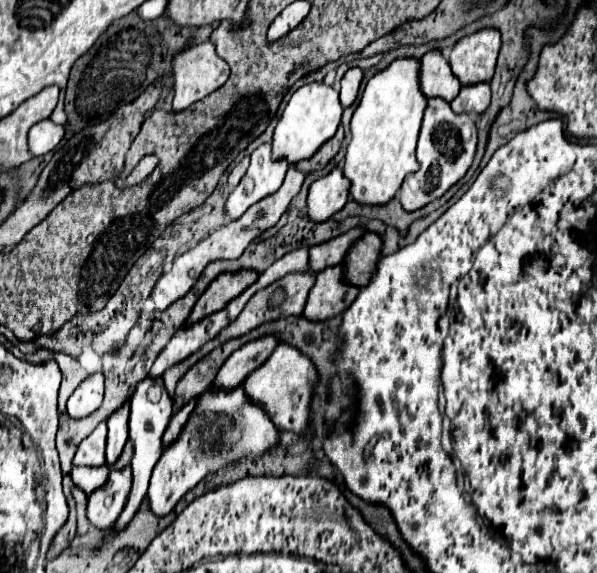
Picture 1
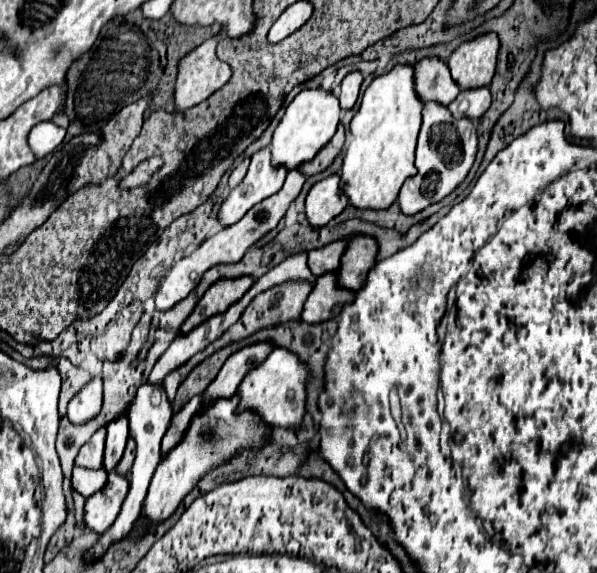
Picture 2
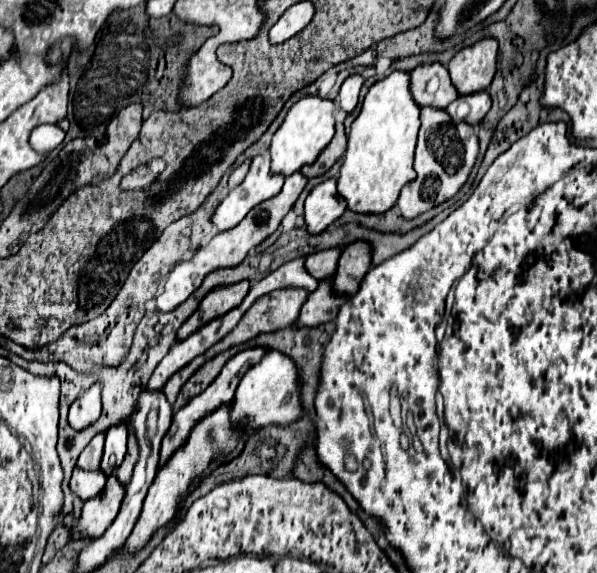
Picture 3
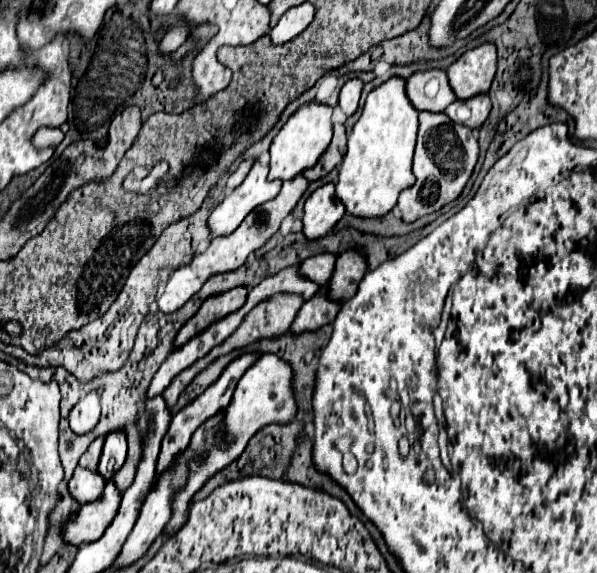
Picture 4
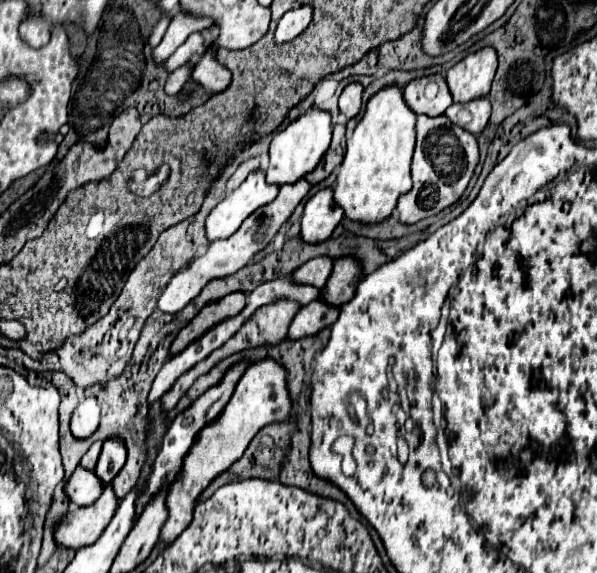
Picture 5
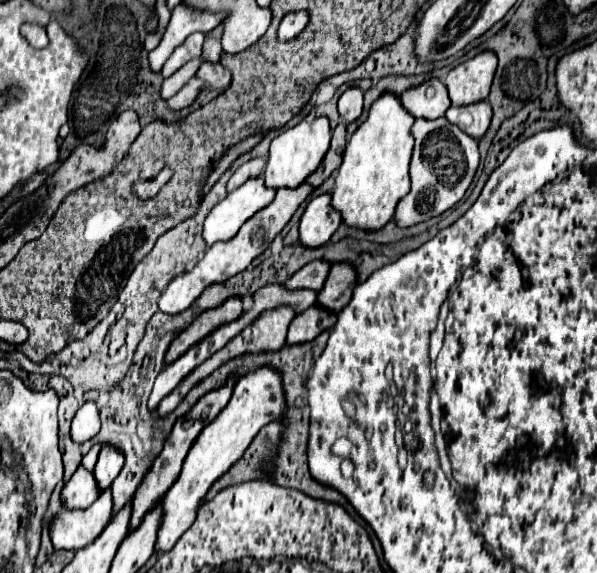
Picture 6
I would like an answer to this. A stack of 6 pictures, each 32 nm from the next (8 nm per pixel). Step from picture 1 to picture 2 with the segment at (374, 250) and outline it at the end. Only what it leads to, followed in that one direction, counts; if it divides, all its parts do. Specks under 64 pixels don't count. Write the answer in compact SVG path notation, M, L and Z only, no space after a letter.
M358 236L342 254L340 268L338 268L338 284L340 288L348 288L352 292L360 290L364 286L364 280L374 266L374 256L378 252L376 240L370 236Z

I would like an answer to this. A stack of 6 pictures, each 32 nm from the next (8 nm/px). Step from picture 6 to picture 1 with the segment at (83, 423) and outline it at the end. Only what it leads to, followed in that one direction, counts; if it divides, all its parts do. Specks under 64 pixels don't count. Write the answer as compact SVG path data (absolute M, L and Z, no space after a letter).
M92 374L88 376L76 392L68 400L68 416L74 420L80 420L84 416L90 416L100 408L100 400L104 396L104 376Z

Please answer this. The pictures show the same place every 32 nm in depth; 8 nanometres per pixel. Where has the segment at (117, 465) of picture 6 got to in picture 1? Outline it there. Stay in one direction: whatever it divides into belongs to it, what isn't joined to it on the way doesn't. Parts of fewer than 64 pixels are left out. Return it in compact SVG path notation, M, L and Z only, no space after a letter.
M128 404L116 410L108 418L108 440L106 440L106 466L112 466L128 440Z

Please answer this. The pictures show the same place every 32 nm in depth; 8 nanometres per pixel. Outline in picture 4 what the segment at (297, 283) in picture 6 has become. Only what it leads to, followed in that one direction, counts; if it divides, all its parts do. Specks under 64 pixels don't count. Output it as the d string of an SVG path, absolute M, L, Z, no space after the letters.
M318 254L318 256L312 256L308 260L302 262L300 266L300 276L316 282L318 286L326 286L332 272L334 272L334 262L336 262L336 256L334 254Z

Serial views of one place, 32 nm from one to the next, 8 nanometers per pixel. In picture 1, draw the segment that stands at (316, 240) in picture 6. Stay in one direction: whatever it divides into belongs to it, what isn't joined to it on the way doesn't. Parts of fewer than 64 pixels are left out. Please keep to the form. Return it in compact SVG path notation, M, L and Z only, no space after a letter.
M334 168L328 176L316 180L308 192L308 216L312 222L326 222L348 202L348 180L340 168Z

